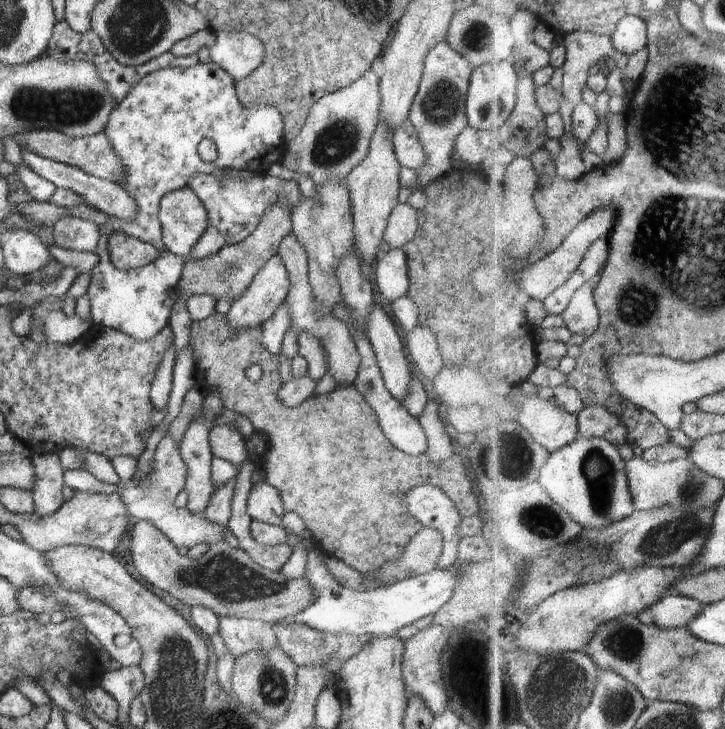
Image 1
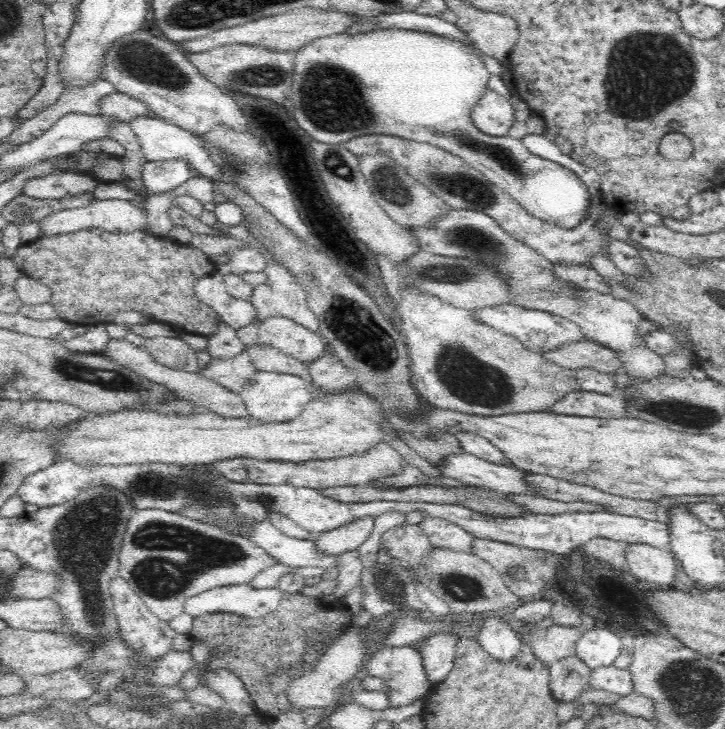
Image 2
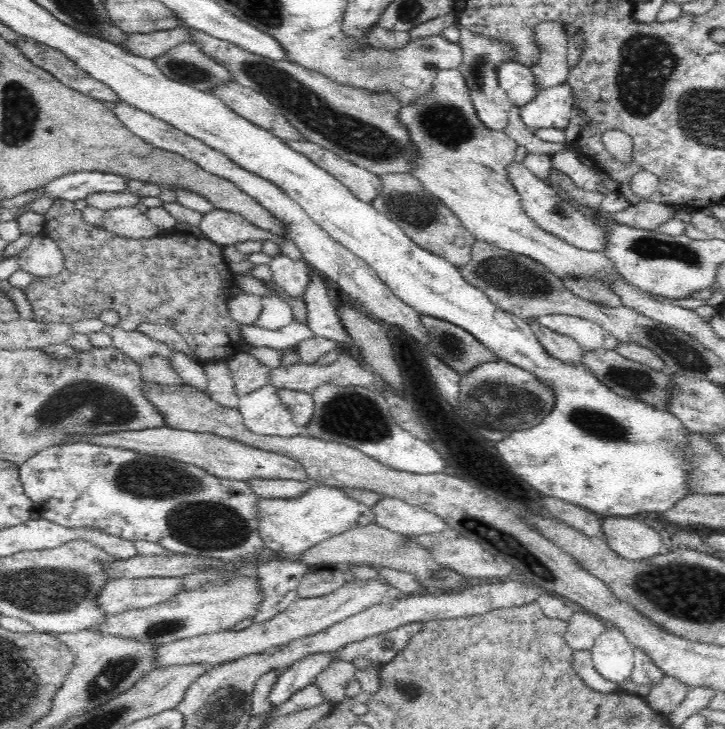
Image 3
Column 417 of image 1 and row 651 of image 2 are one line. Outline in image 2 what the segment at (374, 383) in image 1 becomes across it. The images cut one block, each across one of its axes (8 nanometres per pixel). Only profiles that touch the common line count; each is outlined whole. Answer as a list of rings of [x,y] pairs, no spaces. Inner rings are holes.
[[[438,633],[428,637],[428,642],[422,645],[419,654],[424,660],[424,671],[430,687],[446,680],[446,676],[452,672],[458,642],[459,638],[452,633]]]

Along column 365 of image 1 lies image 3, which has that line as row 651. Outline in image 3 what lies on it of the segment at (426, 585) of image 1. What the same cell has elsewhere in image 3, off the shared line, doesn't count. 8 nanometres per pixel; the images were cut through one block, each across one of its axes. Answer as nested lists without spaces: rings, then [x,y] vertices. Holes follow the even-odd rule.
[[[607,623],[606,632],[600,634],[590,652],[594,667],[606,680],[620,686],[632,678],[634,646],[613,623]]]

